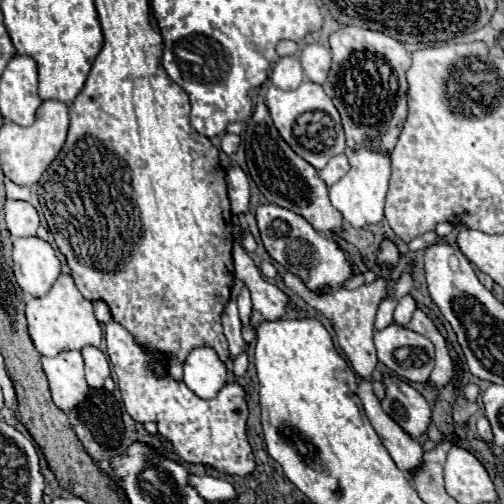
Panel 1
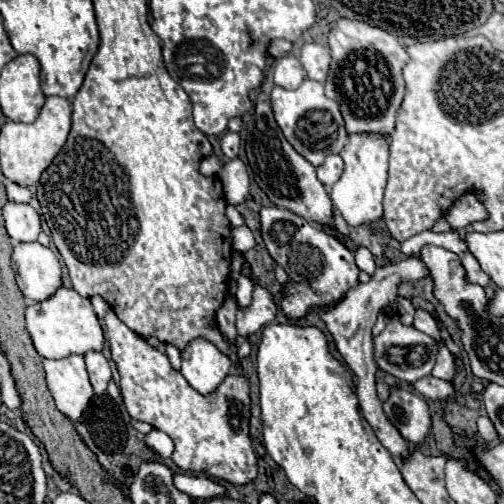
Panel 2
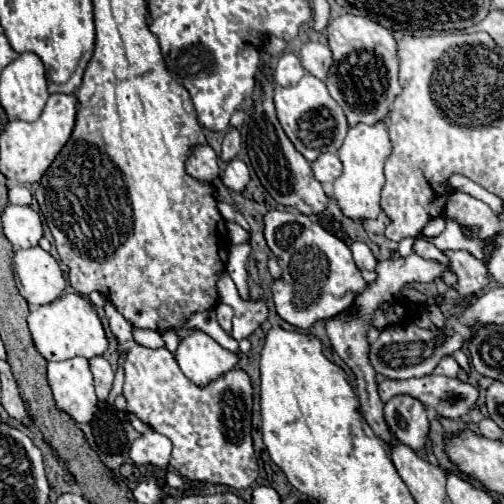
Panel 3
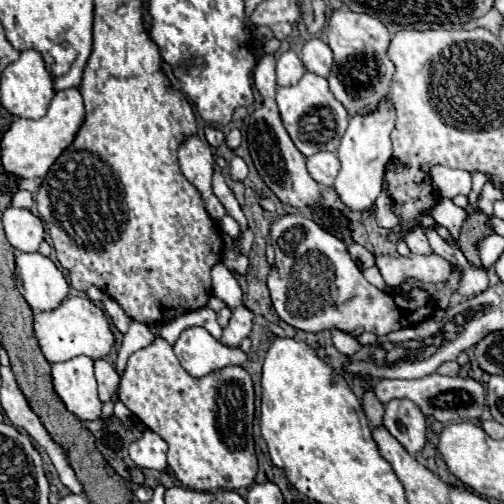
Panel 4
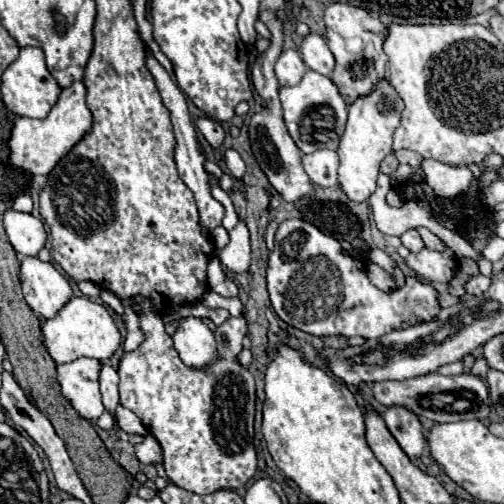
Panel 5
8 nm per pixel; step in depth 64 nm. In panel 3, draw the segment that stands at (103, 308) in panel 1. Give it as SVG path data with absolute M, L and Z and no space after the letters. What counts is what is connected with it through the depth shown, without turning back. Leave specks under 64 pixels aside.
M97 291L89 294L89 299L80 294L62 294L52 304L34 308L28 316L28 328L32 332L32 340L38 348L38 352L46 360L68 360L74 356L94 358L102 356L108 350L108 336L104 332L104 326L96 314L96 307L103 307L105 297Z

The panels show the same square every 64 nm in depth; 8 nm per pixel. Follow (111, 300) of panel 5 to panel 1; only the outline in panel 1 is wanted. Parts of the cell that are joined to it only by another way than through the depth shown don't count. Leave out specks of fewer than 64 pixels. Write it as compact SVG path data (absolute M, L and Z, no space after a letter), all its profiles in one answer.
M114 318L106 324L106 344L108 358L118 376L118 388L122 392L126 412L136 422L156 422L158 432L172 442L182 464L204 464L230 476L248 476L254 472L256 462L246 440L246 392L240 384L224 384L212 400L198 398L182 380L172 378L168 372L156 376L150 364L160 362L160 356L138 344L134 336Z

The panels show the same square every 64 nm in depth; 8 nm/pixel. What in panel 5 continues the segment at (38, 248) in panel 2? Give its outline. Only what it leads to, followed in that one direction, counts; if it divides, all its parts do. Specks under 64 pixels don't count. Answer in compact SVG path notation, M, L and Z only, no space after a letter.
M22 258L20 282L28 306L42 318L54 318L72 298L68 280L52 266L38 258Z

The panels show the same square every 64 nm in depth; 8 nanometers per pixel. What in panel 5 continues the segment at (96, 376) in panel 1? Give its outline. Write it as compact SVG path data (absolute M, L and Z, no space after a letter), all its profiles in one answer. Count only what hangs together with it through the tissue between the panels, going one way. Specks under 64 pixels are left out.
M102 364L102 370L100 370L100 392L102 392L102 402L106 410L116 418L116 406L120 404L118 372L108 364Z

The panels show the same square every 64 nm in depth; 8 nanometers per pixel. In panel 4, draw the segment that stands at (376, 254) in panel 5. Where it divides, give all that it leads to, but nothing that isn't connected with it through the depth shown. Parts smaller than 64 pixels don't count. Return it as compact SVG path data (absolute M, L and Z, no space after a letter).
M378 254L376 266L380 268L384 280L392 286L400 286L402 280L416 278L422 282L446 282L452 274L452 264L442 256L387 256Z

